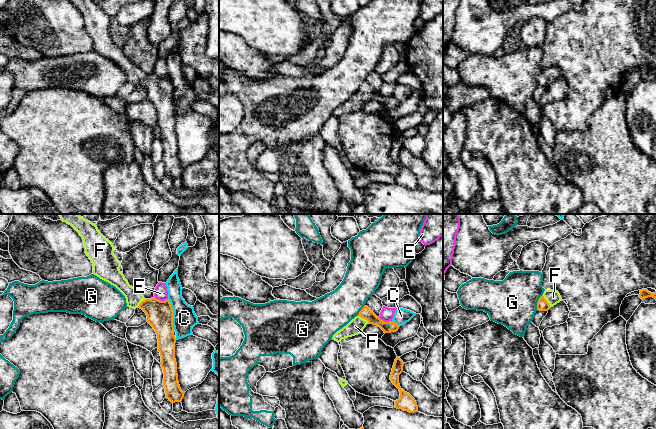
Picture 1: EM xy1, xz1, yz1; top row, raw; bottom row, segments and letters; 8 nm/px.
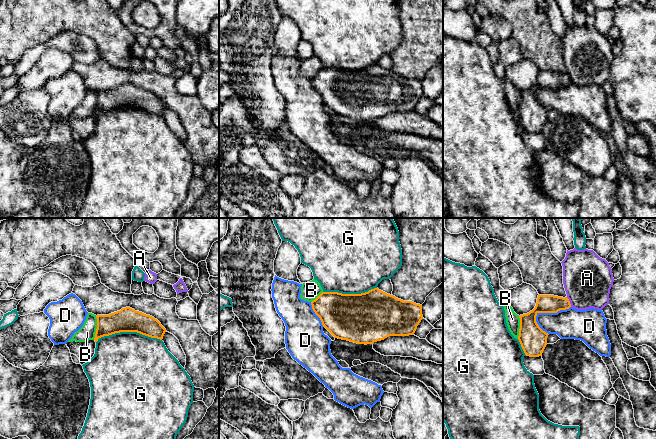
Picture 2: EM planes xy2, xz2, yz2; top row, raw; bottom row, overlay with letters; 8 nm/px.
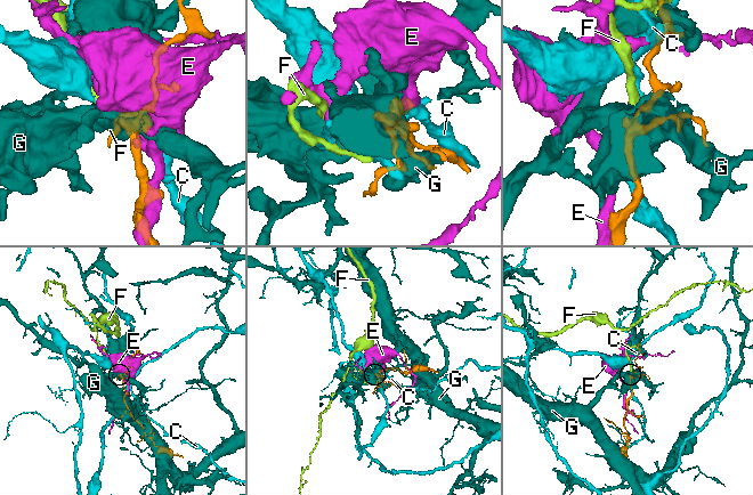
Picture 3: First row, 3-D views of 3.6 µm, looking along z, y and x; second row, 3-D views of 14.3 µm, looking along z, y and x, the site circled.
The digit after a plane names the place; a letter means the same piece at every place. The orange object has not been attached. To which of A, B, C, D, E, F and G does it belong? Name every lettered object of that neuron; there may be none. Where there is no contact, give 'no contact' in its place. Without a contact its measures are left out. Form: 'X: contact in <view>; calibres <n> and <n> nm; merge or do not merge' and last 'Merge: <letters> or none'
A: contact in yz2; calibres 140 and 400 nm; do not merge
B: contact in xy2; calibres 190 and 130 nm; do not merge
C: contact in xy1; calibres 200 and 190 nm; do not merge
D: contact in yz2; calibres 200 and 240 nm; do not merge
E: contact in xy1; calibres 200 and 110 nm; do not merge
F: contact in yz1; calibres 90 and 110 nm; merge
G: contact in xy2; calibres 190 and 500 nm; do not merge
Merge: F

